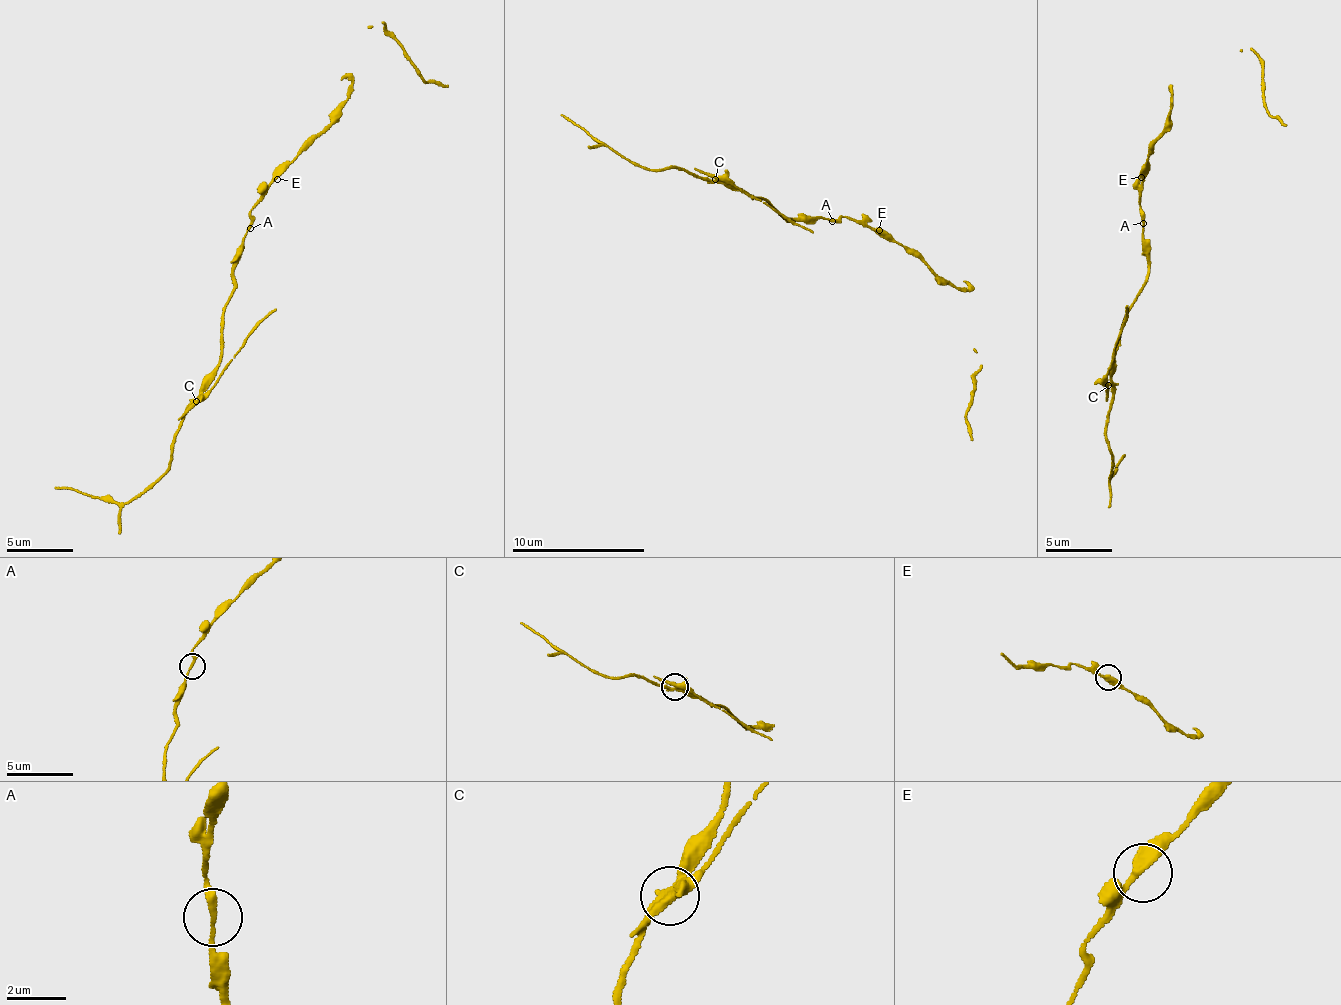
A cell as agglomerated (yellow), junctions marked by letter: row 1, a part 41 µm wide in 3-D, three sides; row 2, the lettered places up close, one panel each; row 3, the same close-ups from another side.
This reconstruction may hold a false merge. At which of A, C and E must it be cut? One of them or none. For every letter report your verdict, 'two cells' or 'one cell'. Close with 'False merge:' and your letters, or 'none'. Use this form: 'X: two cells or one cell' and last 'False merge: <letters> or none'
A: one cell
C: two cells
E: one cell
False merge: C

